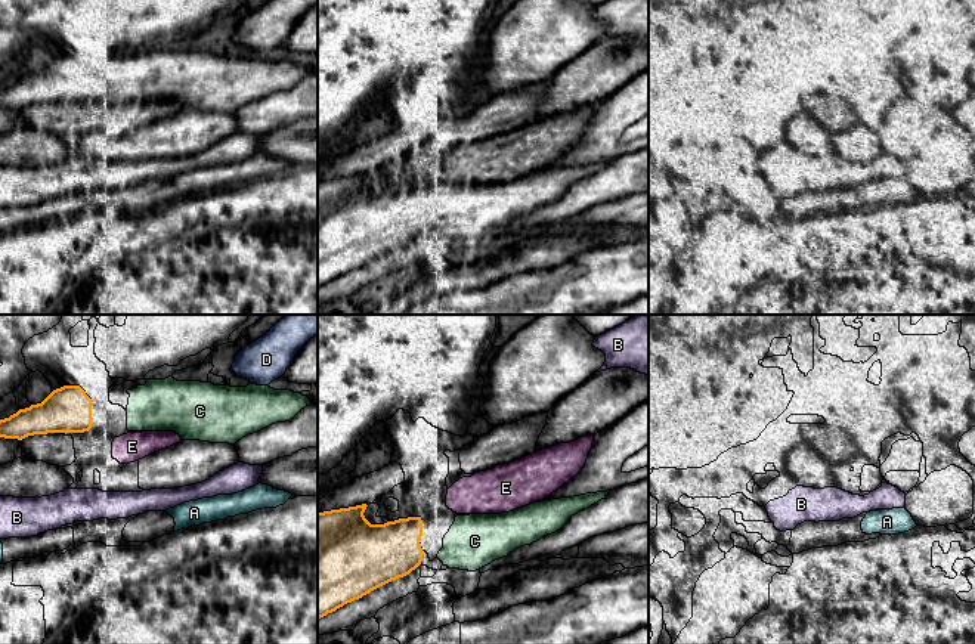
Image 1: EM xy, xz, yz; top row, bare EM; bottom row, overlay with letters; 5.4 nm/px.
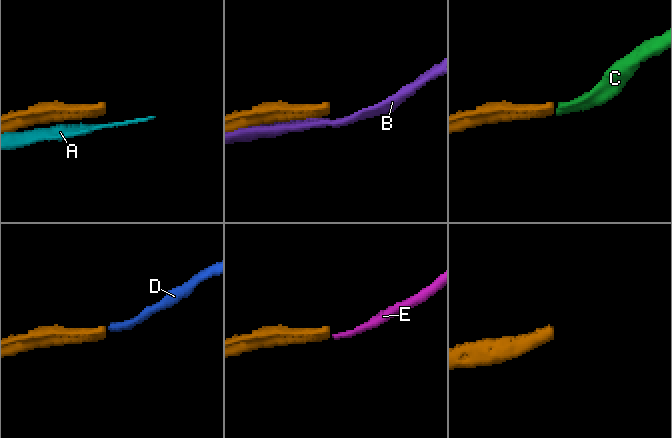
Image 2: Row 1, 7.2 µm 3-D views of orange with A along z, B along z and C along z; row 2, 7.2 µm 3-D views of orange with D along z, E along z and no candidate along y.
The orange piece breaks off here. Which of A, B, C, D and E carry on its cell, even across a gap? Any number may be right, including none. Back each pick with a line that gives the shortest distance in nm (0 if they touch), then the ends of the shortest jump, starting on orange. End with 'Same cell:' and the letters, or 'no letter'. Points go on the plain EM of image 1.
C: 90 nm | xz (421, 223), (438, 223)
Same cell: C

